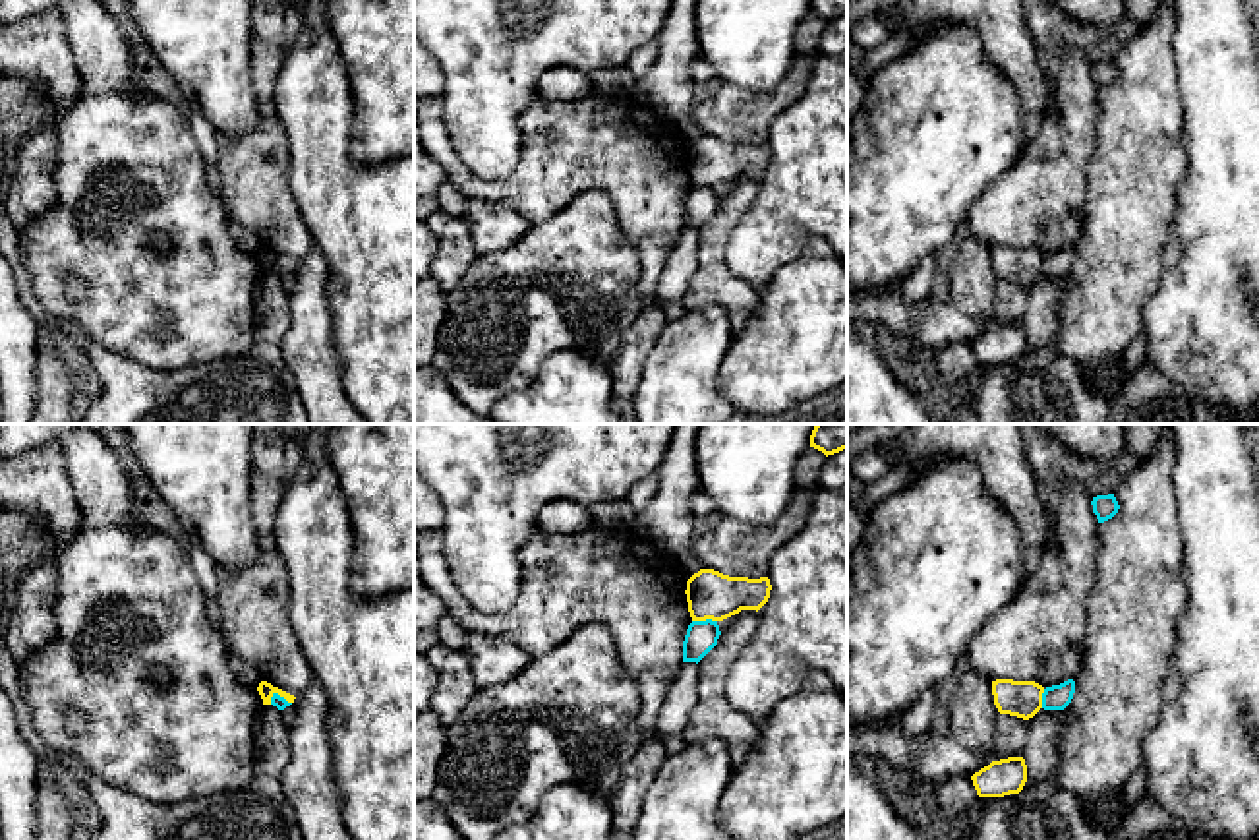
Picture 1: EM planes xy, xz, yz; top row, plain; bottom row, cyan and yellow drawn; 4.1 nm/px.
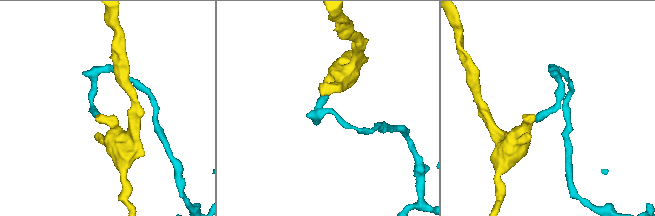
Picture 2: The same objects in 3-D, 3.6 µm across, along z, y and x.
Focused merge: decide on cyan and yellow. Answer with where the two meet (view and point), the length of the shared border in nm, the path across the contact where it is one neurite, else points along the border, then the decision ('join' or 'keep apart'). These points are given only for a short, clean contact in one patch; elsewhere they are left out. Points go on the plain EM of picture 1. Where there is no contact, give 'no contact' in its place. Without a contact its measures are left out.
contact xz (706, 186); length 100 nm; border xz (716, 186), (693, 188); keep apart

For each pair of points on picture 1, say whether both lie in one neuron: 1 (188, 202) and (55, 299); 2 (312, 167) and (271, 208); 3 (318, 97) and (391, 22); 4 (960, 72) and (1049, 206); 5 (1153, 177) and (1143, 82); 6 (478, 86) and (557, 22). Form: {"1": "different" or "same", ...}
{"1": "same", "2": "different", "3": "different", "4": "different", "5": "same", "6": "same"}

